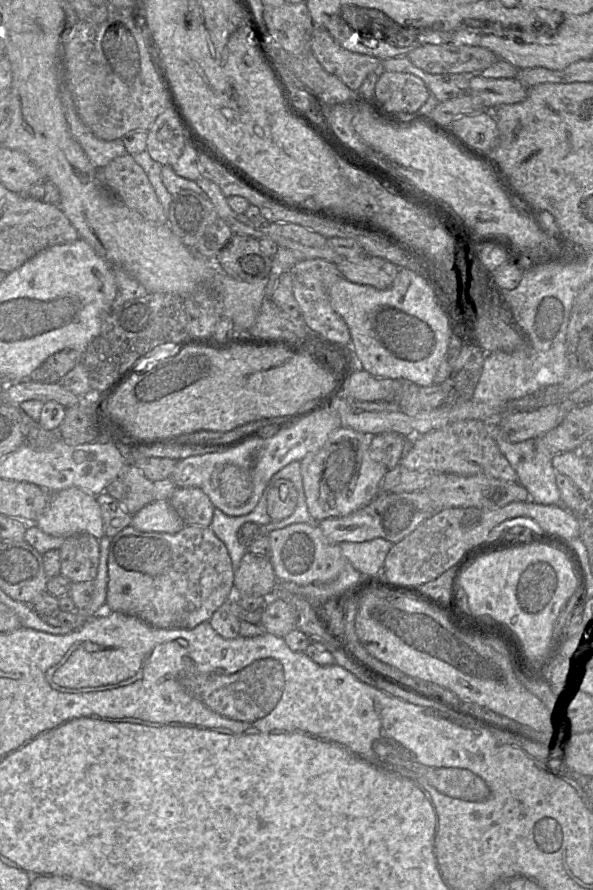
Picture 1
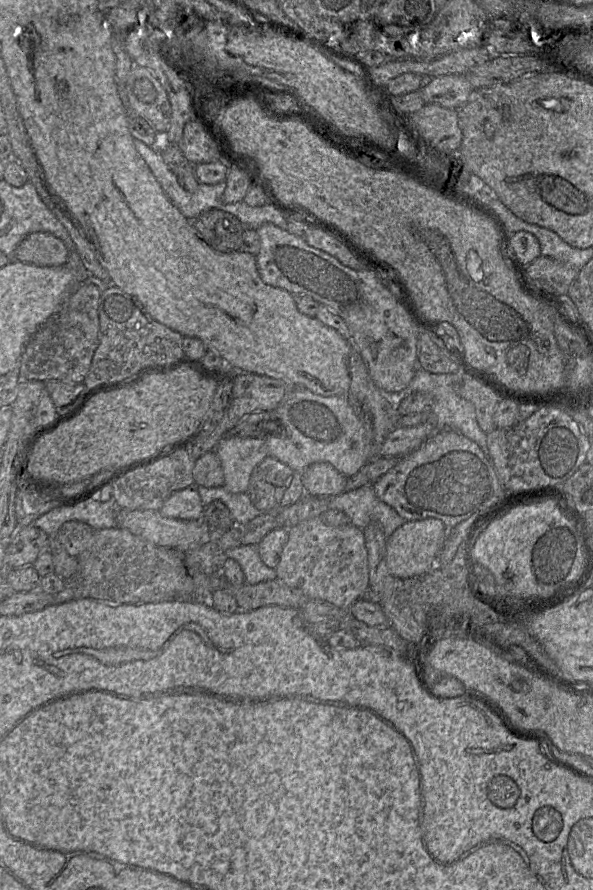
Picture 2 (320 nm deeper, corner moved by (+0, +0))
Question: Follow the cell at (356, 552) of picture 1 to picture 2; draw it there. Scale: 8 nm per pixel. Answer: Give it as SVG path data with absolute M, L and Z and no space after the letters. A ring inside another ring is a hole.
M372 485L328 497L327 505L331 510L344 512L350 524L362 530L371 522L378 523L386 539L406 522L392 507L378 499Z

